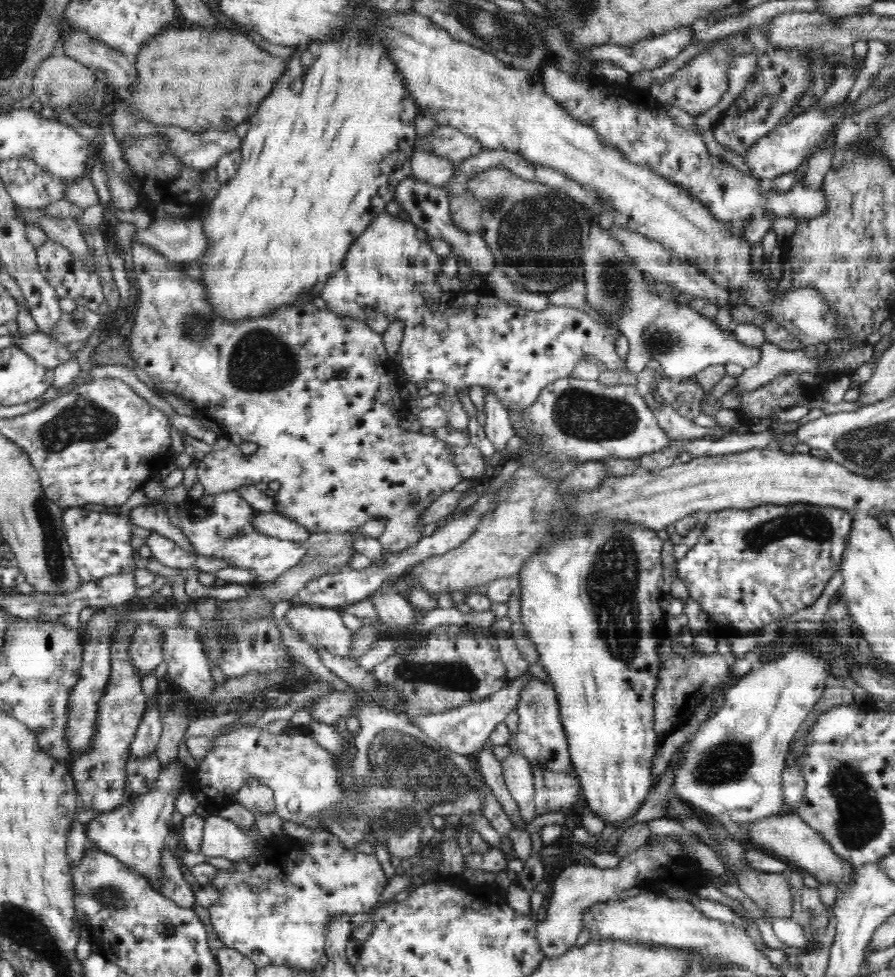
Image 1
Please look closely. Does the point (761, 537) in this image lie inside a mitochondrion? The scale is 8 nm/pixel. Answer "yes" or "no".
yes

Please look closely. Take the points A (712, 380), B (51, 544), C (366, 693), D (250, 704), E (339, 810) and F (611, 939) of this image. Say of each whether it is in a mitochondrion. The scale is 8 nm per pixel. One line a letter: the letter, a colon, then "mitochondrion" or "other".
A: other
B: mitochondrion
C: other
D: other
E: mitochondrion
F: other

